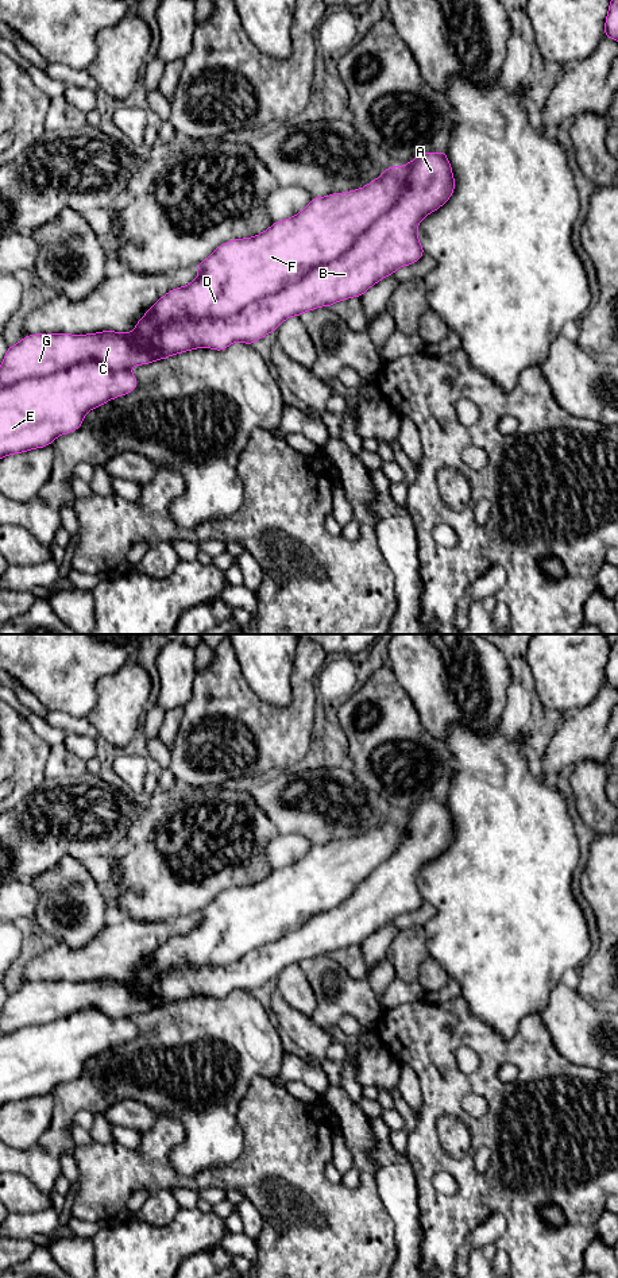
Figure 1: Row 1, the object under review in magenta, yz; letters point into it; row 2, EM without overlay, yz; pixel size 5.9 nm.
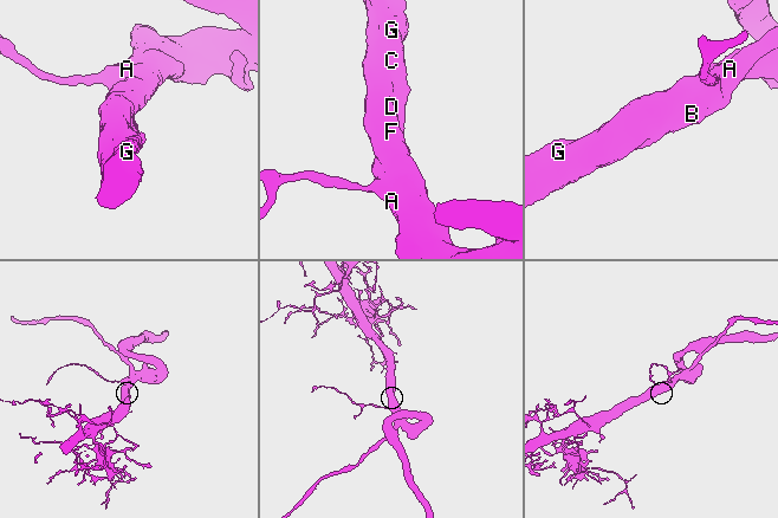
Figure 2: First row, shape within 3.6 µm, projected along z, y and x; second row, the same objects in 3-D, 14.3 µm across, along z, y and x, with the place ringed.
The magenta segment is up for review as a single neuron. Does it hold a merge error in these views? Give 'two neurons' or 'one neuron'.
one neuron

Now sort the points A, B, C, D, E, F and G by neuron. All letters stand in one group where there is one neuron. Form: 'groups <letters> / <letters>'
groups A B C D E F G

